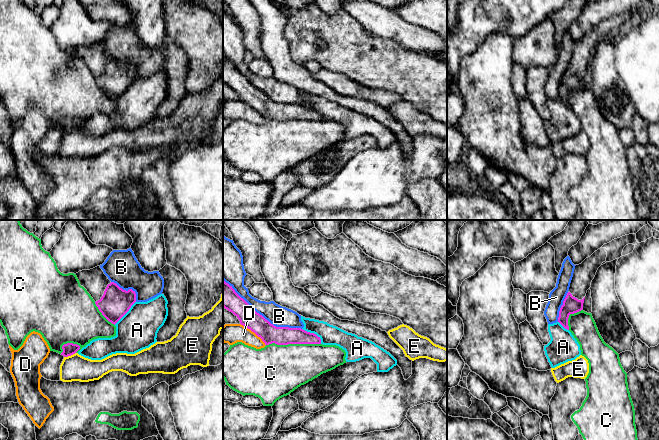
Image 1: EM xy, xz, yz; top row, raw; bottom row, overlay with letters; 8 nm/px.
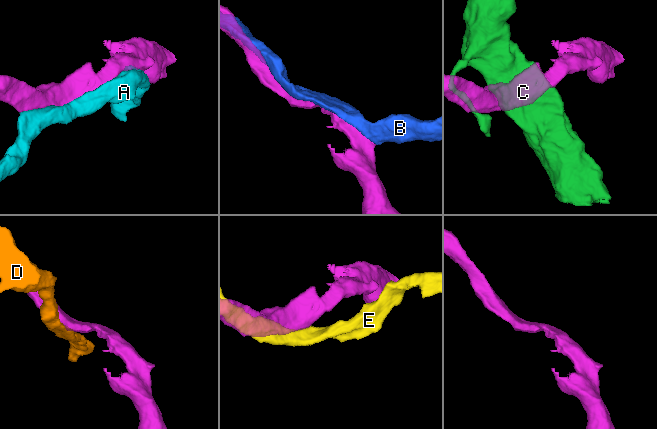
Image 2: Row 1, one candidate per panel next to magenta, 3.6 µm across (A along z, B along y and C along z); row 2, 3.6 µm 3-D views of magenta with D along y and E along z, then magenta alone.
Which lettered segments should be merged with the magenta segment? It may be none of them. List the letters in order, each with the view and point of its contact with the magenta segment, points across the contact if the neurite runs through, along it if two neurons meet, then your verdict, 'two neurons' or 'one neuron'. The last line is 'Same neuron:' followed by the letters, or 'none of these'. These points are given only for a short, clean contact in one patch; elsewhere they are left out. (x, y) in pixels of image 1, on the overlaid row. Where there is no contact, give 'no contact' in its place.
A: xz (313, 333) | two neurons
B: xz (261, 315) | two neurons
C: xz (293, 343) | two neurons
D: xz (254, 332) | two neurons
E: xy (69, 355) | two neurons
Same neuron: none of these

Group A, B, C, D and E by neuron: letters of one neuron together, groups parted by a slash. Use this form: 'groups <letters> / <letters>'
groups A / B / C / D / E

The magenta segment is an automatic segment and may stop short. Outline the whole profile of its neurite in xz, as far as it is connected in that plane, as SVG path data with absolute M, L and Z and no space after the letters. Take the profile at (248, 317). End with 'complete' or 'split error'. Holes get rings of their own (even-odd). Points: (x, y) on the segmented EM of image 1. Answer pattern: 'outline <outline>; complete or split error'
outline M223 280L223 307L232 312L240 324L262 339L265 345L321 344L314 333L301 328L276 327L257 313L235 290Z; complete

